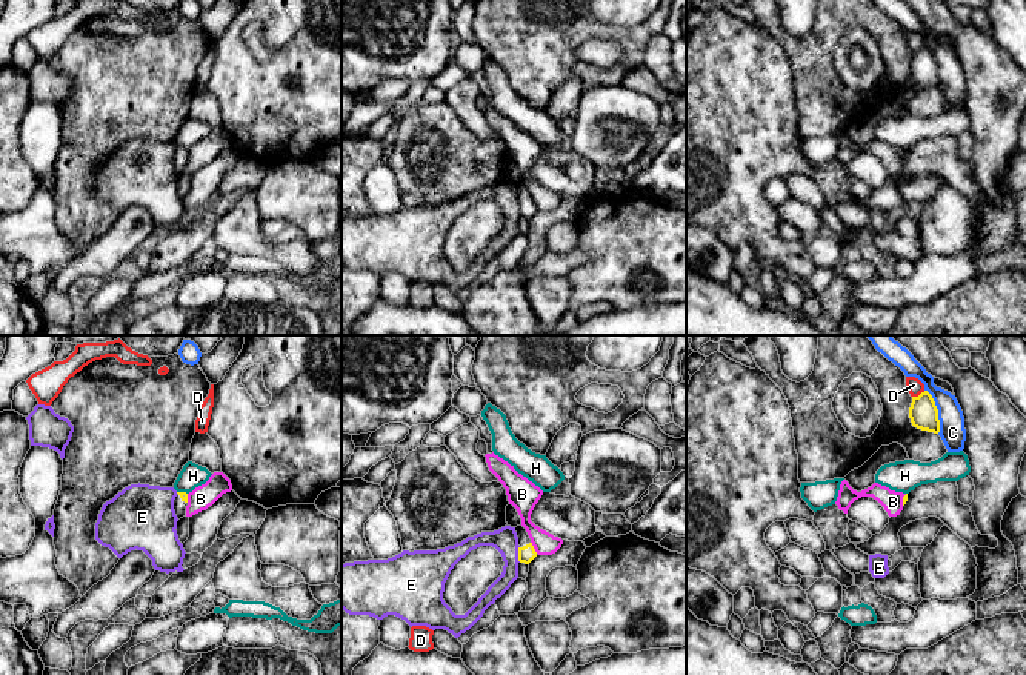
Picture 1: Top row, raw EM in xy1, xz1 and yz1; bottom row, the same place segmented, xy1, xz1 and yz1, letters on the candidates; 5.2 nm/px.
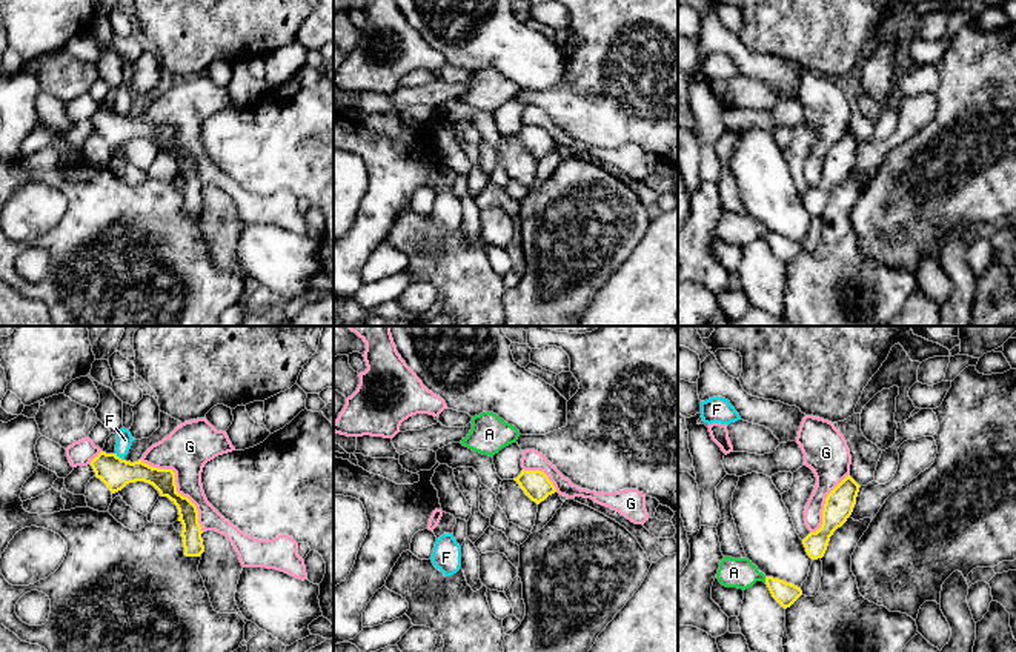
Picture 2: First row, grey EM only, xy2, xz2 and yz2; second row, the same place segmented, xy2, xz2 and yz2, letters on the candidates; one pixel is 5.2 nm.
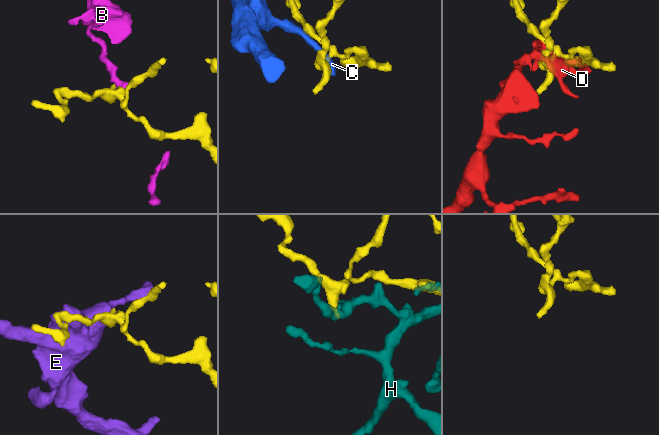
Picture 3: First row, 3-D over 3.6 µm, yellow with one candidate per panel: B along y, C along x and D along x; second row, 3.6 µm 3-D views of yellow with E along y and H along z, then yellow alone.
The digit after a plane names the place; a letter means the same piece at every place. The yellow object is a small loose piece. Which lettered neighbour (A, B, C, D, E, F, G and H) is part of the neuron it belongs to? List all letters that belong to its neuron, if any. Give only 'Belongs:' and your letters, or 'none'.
Belongs: none

